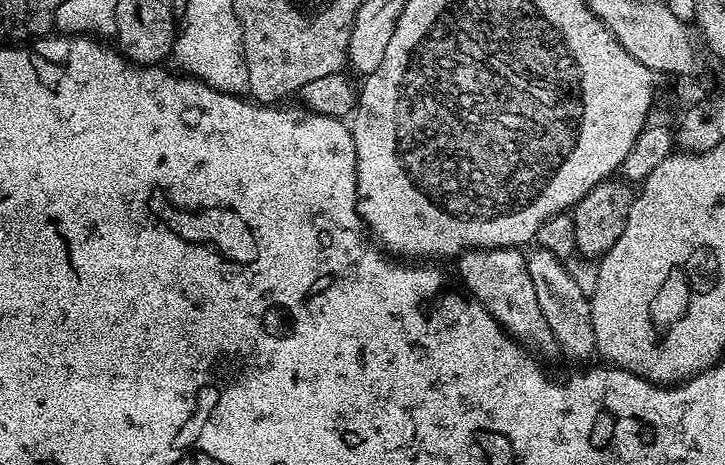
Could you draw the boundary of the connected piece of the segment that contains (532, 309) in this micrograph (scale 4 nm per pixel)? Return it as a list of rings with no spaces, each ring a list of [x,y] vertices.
[[[467,249],[457,257],[456,263],[460,276],[468,287],[467,295],[478,301],[521,348],[540,358],[543,356],[548,360],[557,358],[559,344],[550,326],[547,325],[541,307],[538,306],[534,284],[530,274],[527,273],[527,257],[521,249]]]

